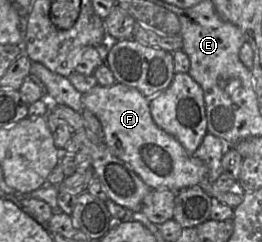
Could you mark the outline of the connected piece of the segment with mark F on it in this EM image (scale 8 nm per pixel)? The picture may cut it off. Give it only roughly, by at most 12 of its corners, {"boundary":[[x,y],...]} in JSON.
{"boundary":[[115,82],[82,104],[104,142],[151,189],[197,185],[231,208],[202,160],[161,129],[150,99]]}

